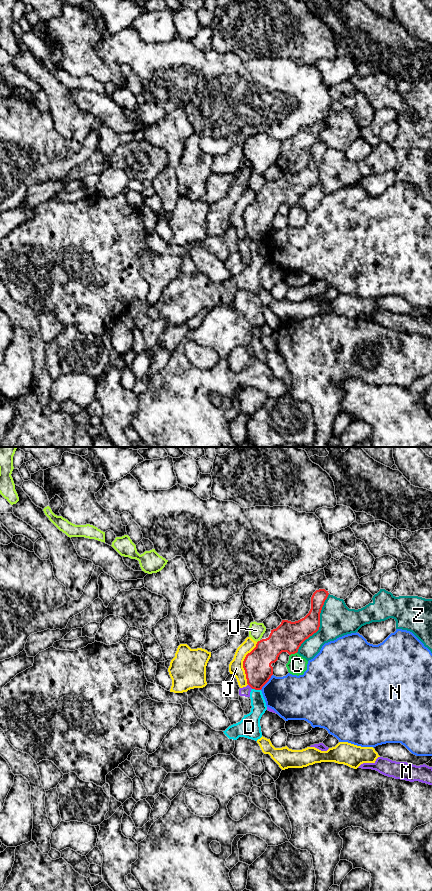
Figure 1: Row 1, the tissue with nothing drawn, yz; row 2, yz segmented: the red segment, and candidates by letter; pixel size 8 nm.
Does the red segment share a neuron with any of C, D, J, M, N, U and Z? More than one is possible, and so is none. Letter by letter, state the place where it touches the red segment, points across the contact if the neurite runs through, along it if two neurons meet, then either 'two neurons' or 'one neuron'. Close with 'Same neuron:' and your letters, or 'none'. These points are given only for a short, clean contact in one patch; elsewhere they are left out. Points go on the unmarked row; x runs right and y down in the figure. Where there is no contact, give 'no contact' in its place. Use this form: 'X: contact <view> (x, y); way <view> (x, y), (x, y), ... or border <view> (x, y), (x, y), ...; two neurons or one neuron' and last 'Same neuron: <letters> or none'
C: contact yz (293, 205); two neurons
D: contact yz (256, 241); border yz (252, 240), (260, 242); two neurons
J: contact yz (243, 215); two neurons
M: contact yz (250, 238); two neurons
N: contact yz (267, 233); two neurons
U: contact yz (258, 193); two neurons
Z: contact yz (319, 176); two neurons
Same neuron: none

